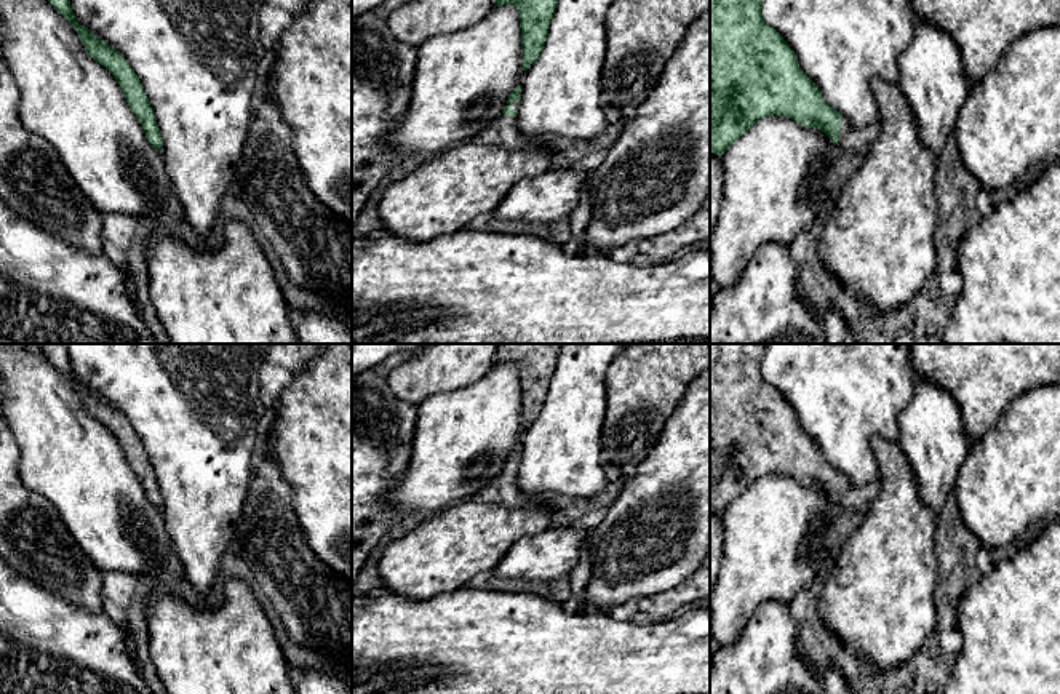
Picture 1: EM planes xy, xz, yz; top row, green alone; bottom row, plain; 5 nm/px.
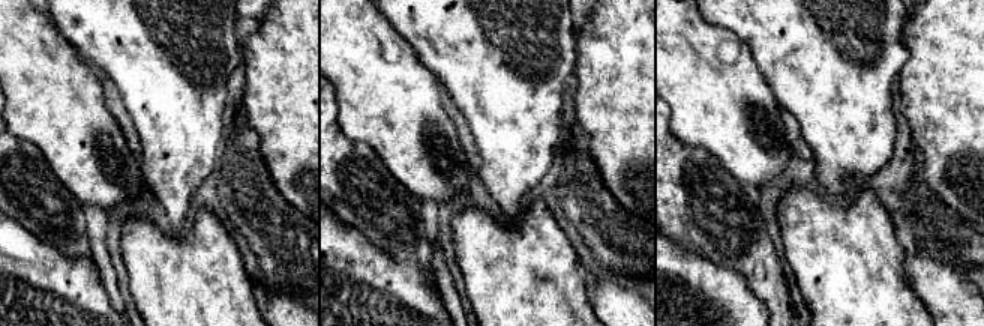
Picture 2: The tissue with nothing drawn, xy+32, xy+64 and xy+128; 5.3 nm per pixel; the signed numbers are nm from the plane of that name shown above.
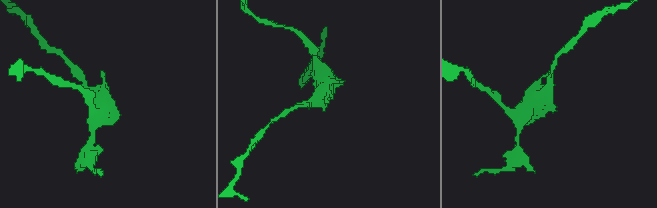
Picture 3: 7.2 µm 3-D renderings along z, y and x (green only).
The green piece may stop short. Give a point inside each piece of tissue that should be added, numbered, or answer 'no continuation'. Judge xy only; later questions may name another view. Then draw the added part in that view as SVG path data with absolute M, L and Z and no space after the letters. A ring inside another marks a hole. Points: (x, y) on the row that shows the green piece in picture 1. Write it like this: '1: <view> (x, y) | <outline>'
no continuation

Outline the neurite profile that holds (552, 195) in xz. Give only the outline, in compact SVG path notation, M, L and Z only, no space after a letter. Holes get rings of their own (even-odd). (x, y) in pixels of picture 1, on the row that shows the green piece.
M572 166L521 179L492 211L492 217L542 224L560 221L572 214L587 184L588 173Z

